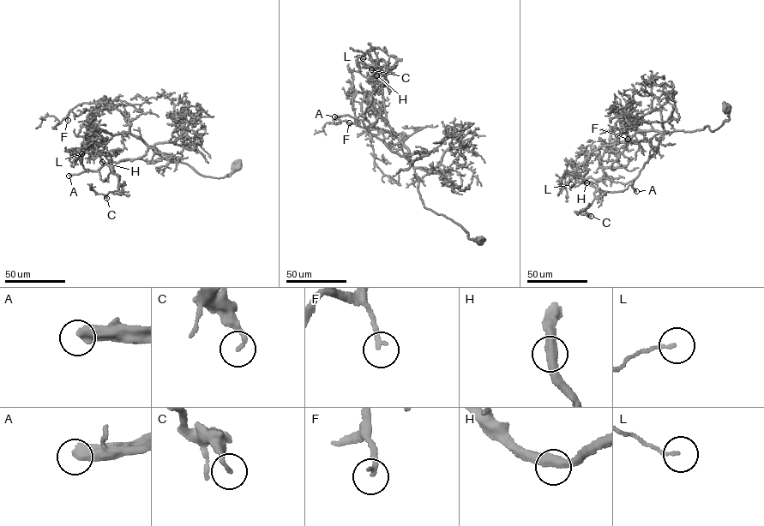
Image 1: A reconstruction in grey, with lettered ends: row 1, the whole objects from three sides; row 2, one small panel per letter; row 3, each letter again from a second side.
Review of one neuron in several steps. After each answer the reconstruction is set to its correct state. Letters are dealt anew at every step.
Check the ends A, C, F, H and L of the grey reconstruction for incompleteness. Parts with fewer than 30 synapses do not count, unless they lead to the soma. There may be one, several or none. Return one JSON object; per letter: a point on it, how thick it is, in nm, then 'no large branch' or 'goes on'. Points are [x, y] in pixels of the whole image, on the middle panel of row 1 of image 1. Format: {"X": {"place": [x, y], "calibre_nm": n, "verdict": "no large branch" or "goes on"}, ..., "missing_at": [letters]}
{"A": {"place": [334, 116], "calibre_nm": 550, "verdict": "goes on"}, "C": {"place": [371, 69], "calibre_nm": 170, "verdict": "no large branch"}, "F": {"place": [349, 122], "calibre_nm": 190, "verdict": "goes on"}, "H": {"place": [376, 75], "calibre_nm": 400, "verdict": "no large branch"}, "L": {"place": [363, 58], "calibre_nm": 120, "verdict": "no large branch"}, "missing_at": ["A", "F"]}

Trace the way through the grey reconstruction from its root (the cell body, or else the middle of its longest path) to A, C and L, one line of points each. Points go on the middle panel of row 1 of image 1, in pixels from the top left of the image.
A: (481, 239), (469, 239), (460, 225), (424, 206), (413, 166), (373, 135), (362, 120), (348, 115), (334, 116)
C: (481, 239), (424, 206), (413, 166), (364, 126), (371, 95), (387, 84), (380, 68), (371, 69)
L: (481, 239), (469, 239), (460, 225), (424, 206), (409, 150), (388, 122), (376, 68), (357, 61), (363, 58)

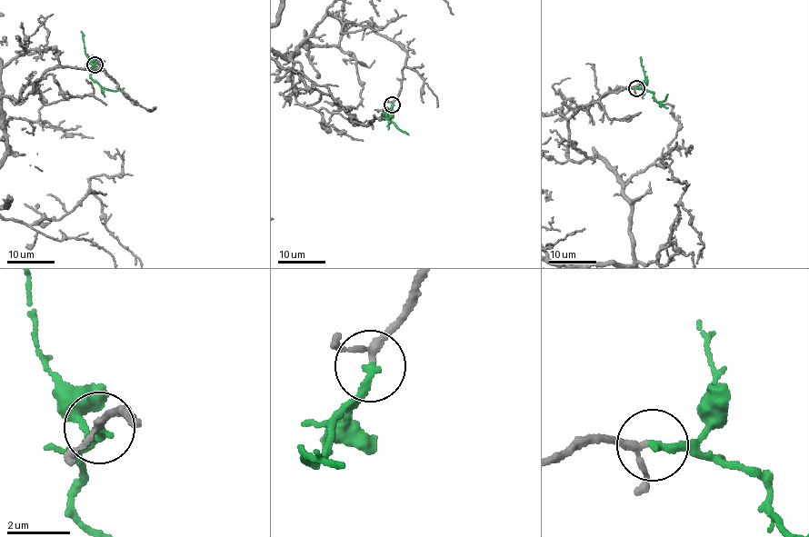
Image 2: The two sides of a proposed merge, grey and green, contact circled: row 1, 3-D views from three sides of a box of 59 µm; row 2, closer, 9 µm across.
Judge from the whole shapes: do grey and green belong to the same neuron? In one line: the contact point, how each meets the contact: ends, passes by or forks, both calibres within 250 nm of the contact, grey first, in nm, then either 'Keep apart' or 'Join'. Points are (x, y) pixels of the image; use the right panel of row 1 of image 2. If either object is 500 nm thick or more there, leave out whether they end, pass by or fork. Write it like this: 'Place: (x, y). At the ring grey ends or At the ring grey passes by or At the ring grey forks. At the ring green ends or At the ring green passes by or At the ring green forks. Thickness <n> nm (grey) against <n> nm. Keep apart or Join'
Place: (636, 88). At the ring grey passes by. At the ring green ends. Thickness 180 nm (grey) against 280 nm. Join

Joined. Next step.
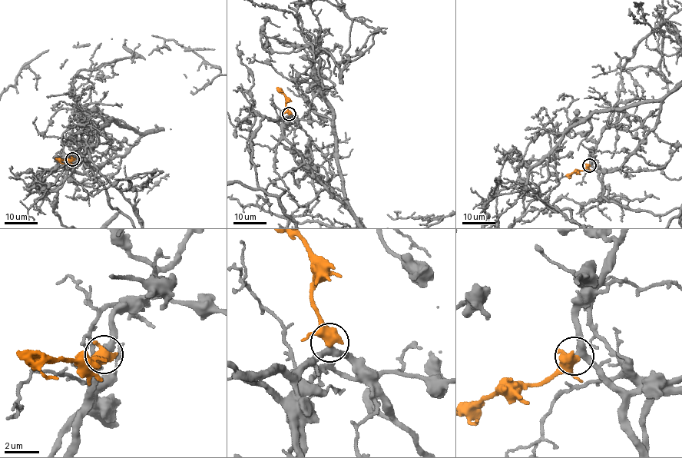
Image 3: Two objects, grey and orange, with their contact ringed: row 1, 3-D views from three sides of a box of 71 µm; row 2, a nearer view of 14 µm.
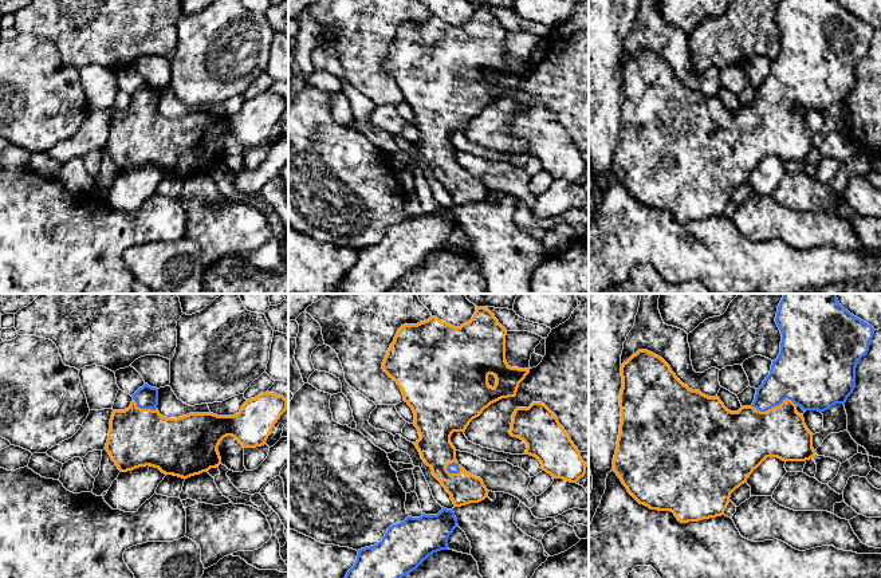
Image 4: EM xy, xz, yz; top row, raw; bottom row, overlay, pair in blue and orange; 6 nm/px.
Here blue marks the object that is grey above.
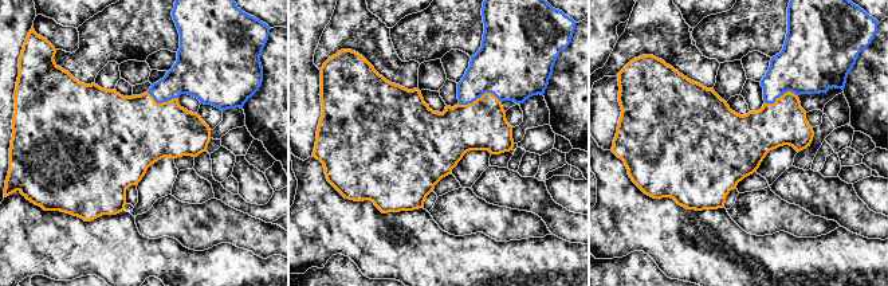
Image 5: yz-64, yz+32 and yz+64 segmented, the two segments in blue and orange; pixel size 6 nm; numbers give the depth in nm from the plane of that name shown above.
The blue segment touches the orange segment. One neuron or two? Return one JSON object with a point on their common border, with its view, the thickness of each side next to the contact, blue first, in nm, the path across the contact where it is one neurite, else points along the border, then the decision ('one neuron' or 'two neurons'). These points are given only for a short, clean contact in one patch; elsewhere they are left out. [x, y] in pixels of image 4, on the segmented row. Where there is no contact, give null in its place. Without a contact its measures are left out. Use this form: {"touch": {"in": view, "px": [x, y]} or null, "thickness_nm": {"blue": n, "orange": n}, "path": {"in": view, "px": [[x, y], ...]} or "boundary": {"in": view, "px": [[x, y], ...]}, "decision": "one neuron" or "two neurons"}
{"touch": {"in": "yz", "px": [773, 407]}, "thickness_nm": {"blue": 320, "orange": 340}, "path": {"in": "yz", "px": [[799, 374], [777, 397], [773, 407], [747, 437]]}, "decision": "one neuron"}

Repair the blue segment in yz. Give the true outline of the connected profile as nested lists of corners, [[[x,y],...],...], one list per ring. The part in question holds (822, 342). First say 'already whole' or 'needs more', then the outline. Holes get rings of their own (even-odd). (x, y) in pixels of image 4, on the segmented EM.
needs more; [[[784,294],[779,306],[775,322],[782,334],[780,353],[775,361],[772,361],[770,374],[763,384],[756,389],[755,400],[751,406],[742,406],[738,412],[728,410],[717,396],[708,397],[700,390],[692,390],[684,385],[670,366],[658,355],[648,351],[638,350],[621,366],[622,388],[620,393],[621,408],[621,424],[620,435],[617,440],[617,449],[613,459],[613,471],[621,479],[628,492],[640,503],[650,510],[670,511],[674,514],[679,522],[699,522],[703,519],[716,518],[724,515],[724,511],[731,502],[731,494],[747,481],[750,475],[767,459],[778,457],[783,461],[806,461],[814,459],[815,451],[813,448],[813,433],[805,424],[803,414],[797,412],[801,406],[803,410],[825,412],[835,404],[846,402],[847,397],[856,388],[856,367],[858,361],[869,351],[874,329],[866,322],[850,314],[845,310],[838,299],[837,294]]]

